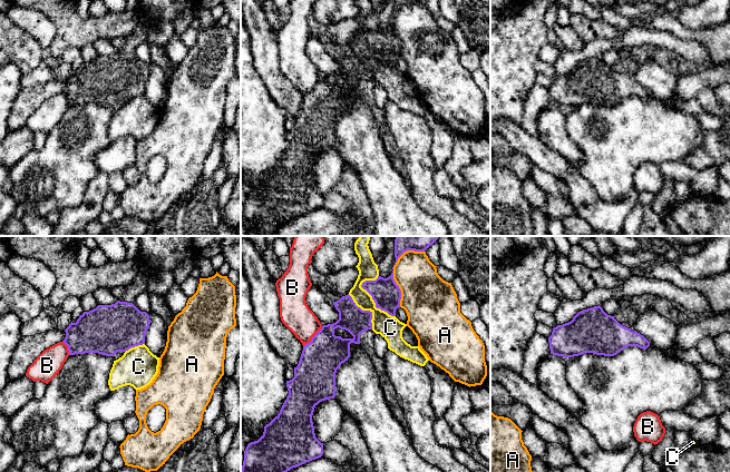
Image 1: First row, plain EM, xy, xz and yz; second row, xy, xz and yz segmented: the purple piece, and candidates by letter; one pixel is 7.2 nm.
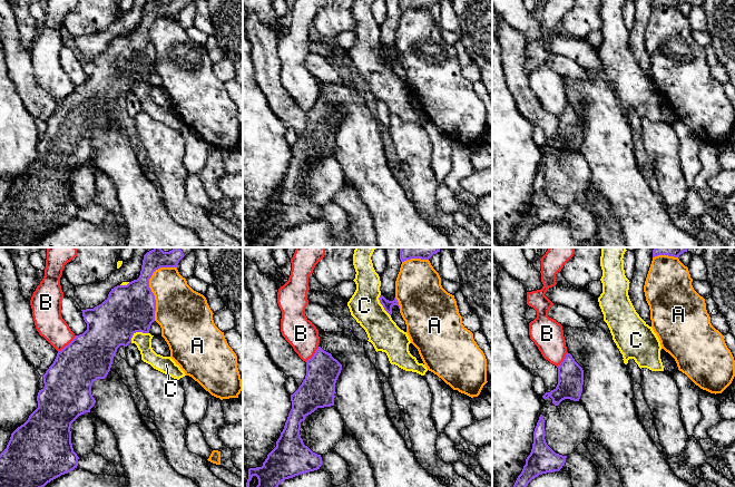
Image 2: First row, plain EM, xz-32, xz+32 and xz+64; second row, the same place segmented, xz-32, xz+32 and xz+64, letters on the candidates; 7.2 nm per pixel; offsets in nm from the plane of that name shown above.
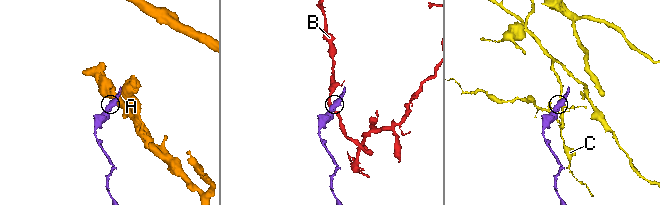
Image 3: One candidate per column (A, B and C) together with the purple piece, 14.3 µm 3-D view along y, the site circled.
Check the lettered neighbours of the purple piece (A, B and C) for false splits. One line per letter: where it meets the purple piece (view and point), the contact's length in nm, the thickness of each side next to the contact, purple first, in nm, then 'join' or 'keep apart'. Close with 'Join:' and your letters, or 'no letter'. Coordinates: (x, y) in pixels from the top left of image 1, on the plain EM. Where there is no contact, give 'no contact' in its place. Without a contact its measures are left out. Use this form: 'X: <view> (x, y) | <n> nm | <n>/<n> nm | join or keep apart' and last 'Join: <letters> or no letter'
A: xz (406, 1) | 260 nm | 60/300 nm | keep apart
B: xz (312, 88) | 200 nm | 280/220 nm | keep apart
C: xz (375, 52) | 340 nm | 200/170 nm | keep apart
Join: no letter

